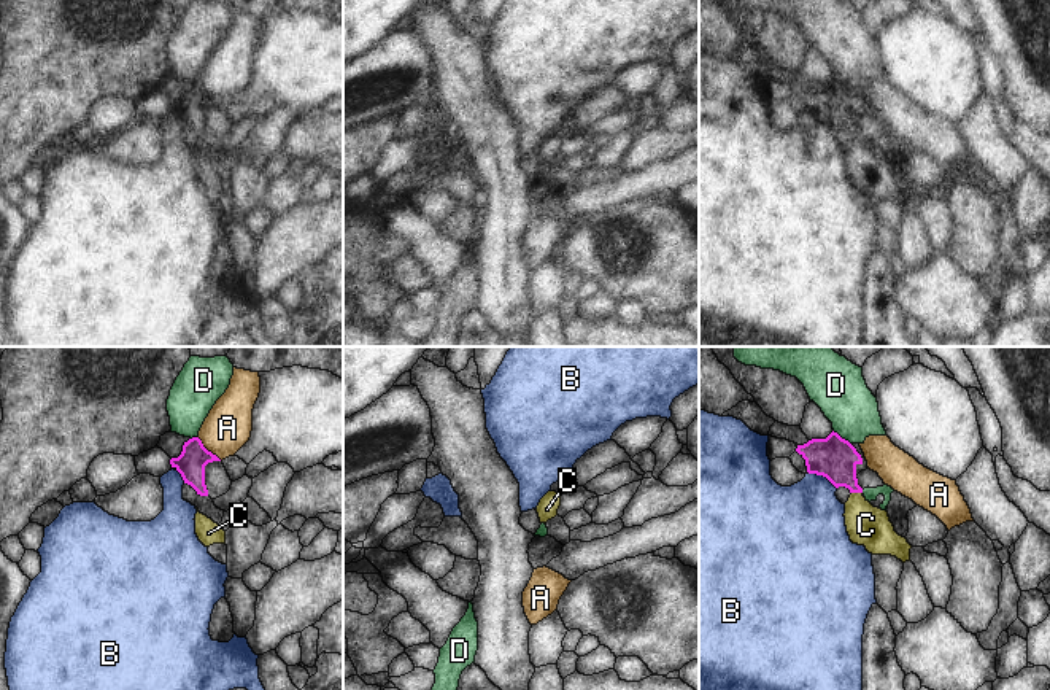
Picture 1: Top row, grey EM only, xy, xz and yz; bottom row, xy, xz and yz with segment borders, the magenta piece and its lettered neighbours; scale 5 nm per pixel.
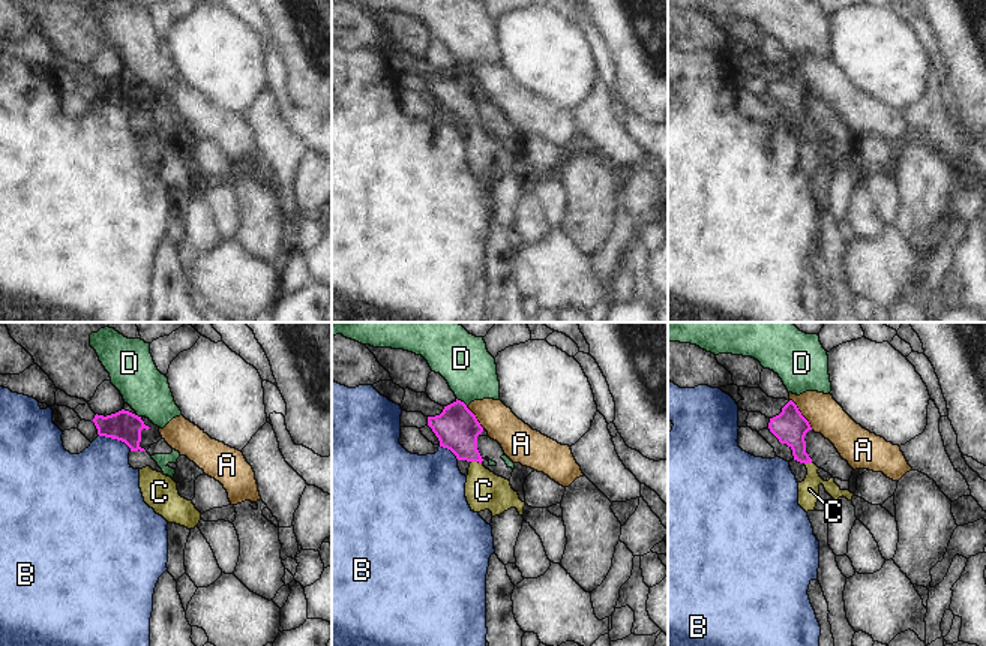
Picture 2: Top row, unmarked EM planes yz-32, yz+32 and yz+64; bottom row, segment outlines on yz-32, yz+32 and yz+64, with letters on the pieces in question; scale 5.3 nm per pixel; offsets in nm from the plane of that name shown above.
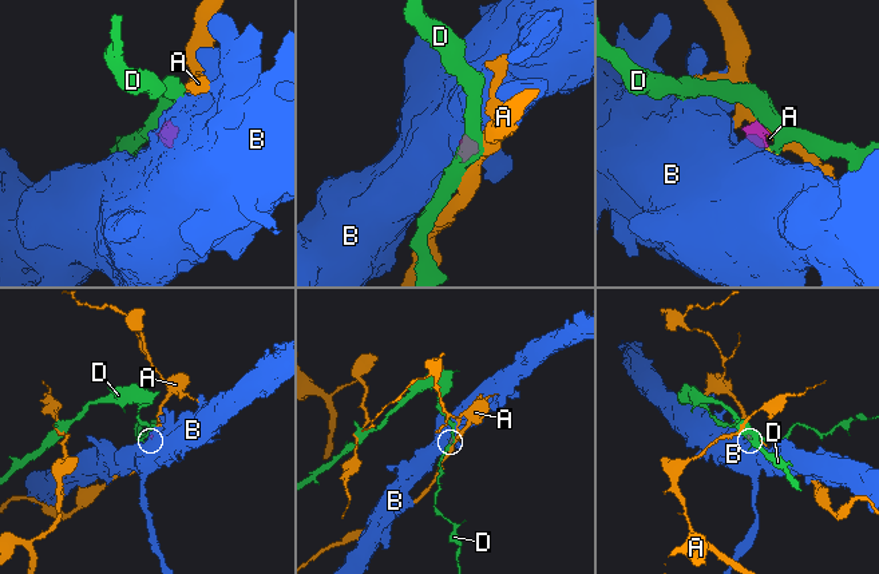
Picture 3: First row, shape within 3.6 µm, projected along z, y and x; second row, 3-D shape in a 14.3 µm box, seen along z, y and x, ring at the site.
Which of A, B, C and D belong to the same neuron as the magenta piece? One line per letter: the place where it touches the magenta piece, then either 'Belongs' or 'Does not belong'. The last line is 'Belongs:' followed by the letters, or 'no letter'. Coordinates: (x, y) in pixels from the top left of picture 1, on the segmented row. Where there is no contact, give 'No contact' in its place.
A: Touches magenta at xy (207, 450). Does not belong
B: Touches magenta at yz (823, 476). Does not belong
C: Touches magenta at yz (856, 492). Belongs
D: Touches magenta at yz (841, 438). Does not belong
Belongs: C

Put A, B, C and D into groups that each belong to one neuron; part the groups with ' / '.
A / B / C / D

